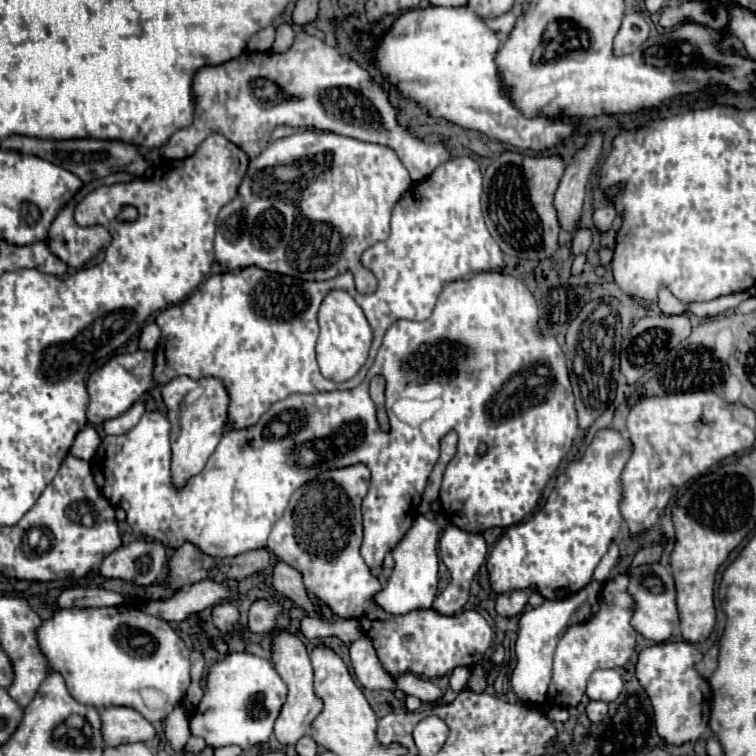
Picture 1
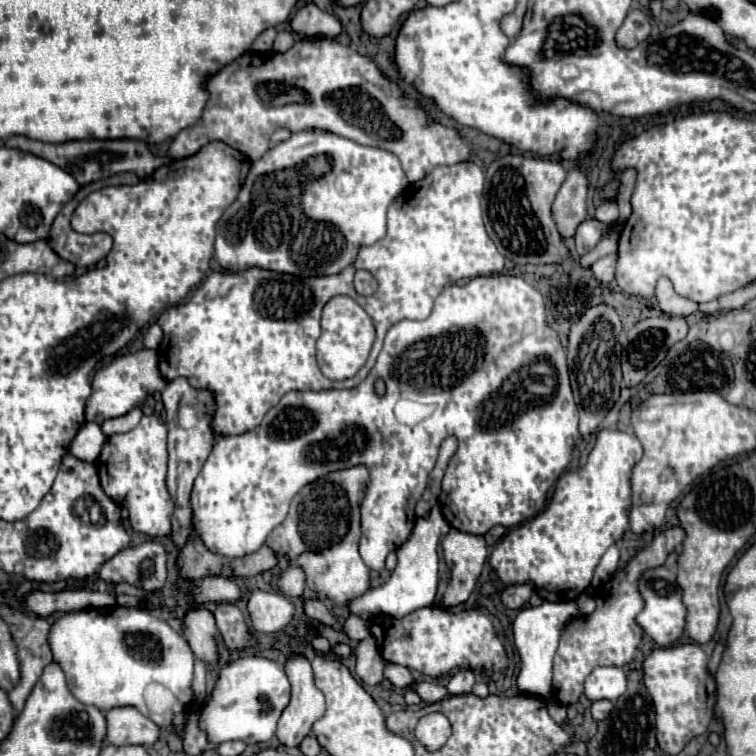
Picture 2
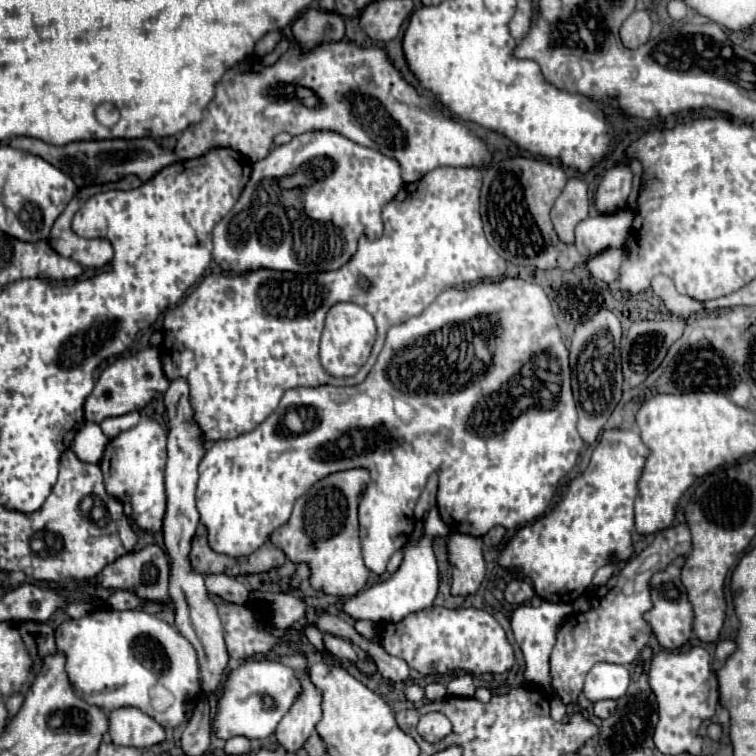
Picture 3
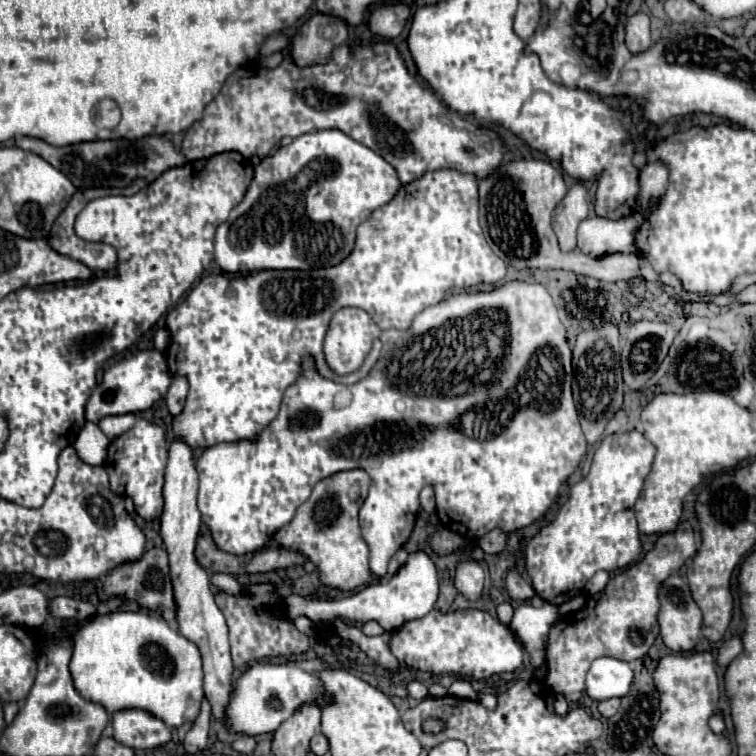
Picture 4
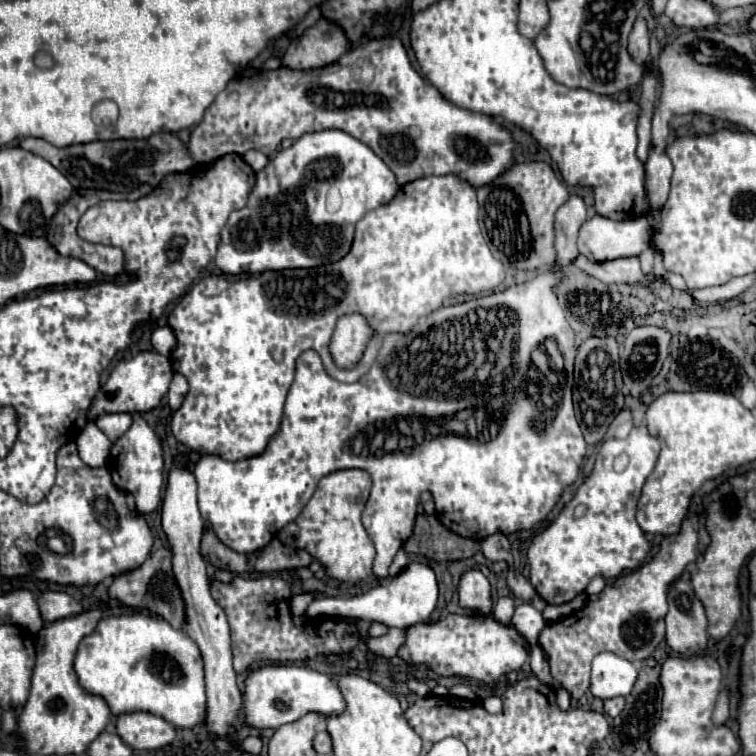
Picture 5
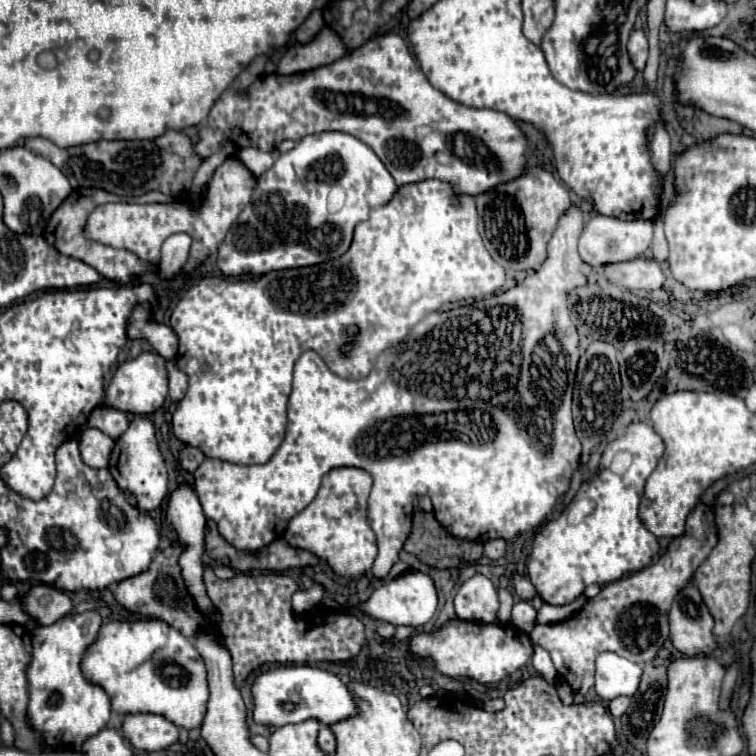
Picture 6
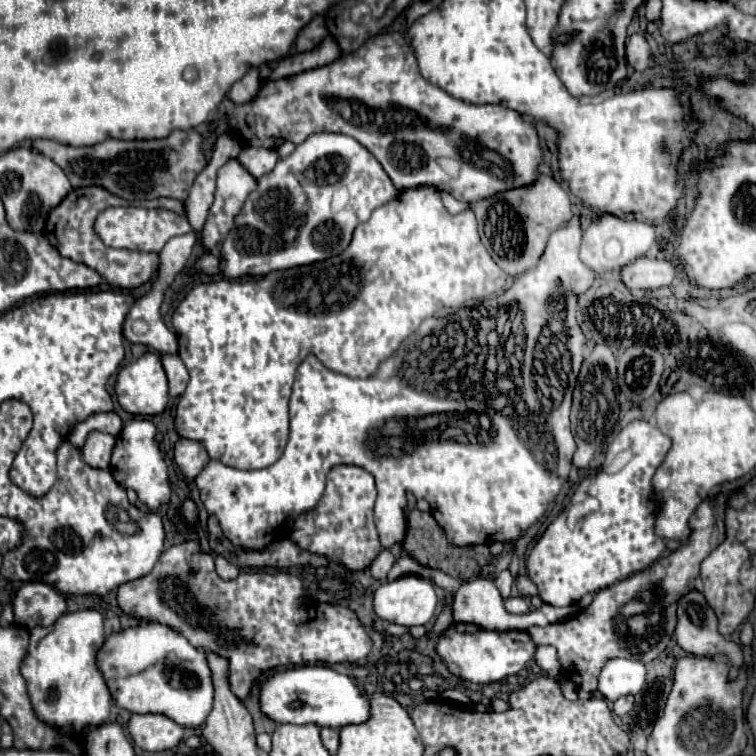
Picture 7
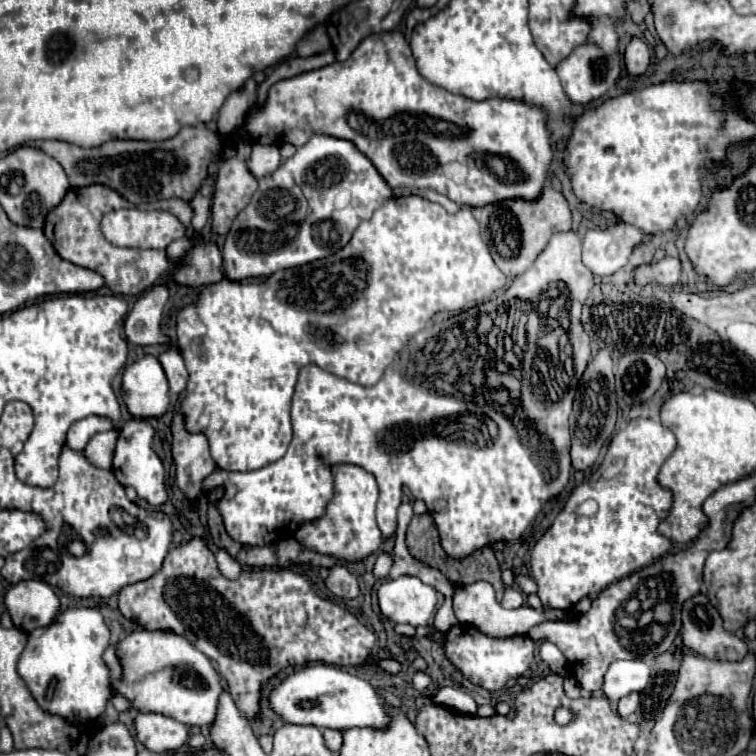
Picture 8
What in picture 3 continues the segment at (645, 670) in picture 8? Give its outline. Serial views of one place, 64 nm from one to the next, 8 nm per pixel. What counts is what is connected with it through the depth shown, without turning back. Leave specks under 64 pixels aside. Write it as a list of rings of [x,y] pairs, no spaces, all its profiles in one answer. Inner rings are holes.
[[[596,664],[584,682],[584,696],[590,702],[598,702],[598,700],[618,700],[626,694],[630,682],[630,674],[626,666],[620,664]]]

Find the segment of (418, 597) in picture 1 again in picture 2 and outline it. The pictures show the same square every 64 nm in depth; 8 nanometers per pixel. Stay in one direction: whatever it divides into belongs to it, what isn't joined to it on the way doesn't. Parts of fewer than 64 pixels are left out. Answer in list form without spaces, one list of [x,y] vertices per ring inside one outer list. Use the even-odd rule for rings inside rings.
[[[434,506],[428,514],[428,518],[418,518],[416,526],[410,534],[410,538],[396,550],[398,564],[386,584],[380,588],[368,590],[364,596],[354,600],[348,608],[352,614],[358,614],[362,618],[370,618],[376,614],[388,614],[394,618],[402,618],[418,608],[426,608],[434,604],[438,588],[439,558],[437,554],[438,540],[444,532],[450,530],[450,524],[444,520],[438,506]]]

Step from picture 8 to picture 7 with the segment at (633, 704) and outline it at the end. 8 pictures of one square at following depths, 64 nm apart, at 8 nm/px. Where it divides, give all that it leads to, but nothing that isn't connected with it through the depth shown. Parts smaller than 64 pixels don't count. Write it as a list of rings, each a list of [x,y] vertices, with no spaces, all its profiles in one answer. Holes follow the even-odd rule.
[[[622,696],[614,702],[612,712],[616,716],[624,716],[624,714],[628,714],[628,710],[632,710],[632,706],[634,706],[634,696]]]

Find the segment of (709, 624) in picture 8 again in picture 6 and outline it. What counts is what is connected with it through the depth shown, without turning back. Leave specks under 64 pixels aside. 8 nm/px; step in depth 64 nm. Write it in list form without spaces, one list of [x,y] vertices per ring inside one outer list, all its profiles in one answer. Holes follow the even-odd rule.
[[[692,582],[676,594],[668,618],[670,640],[682,654],[706,656],[716,648],[716,638],[712,634],[714,620]]]

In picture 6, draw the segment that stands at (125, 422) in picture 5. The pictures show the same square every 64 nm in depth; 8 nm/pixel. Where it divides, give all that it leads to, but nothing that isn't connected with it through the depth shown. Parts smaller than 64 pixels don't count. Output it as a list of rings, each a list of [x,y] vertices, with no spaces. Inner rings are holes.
[[[96,408],[90,414],[90,418],[88,418],[86,428],[88,426],[102,430],[104,434],[108,434],[110,438],[116,440],[128,428],[128,418],[120,410],[102,410],[102,408]]]

